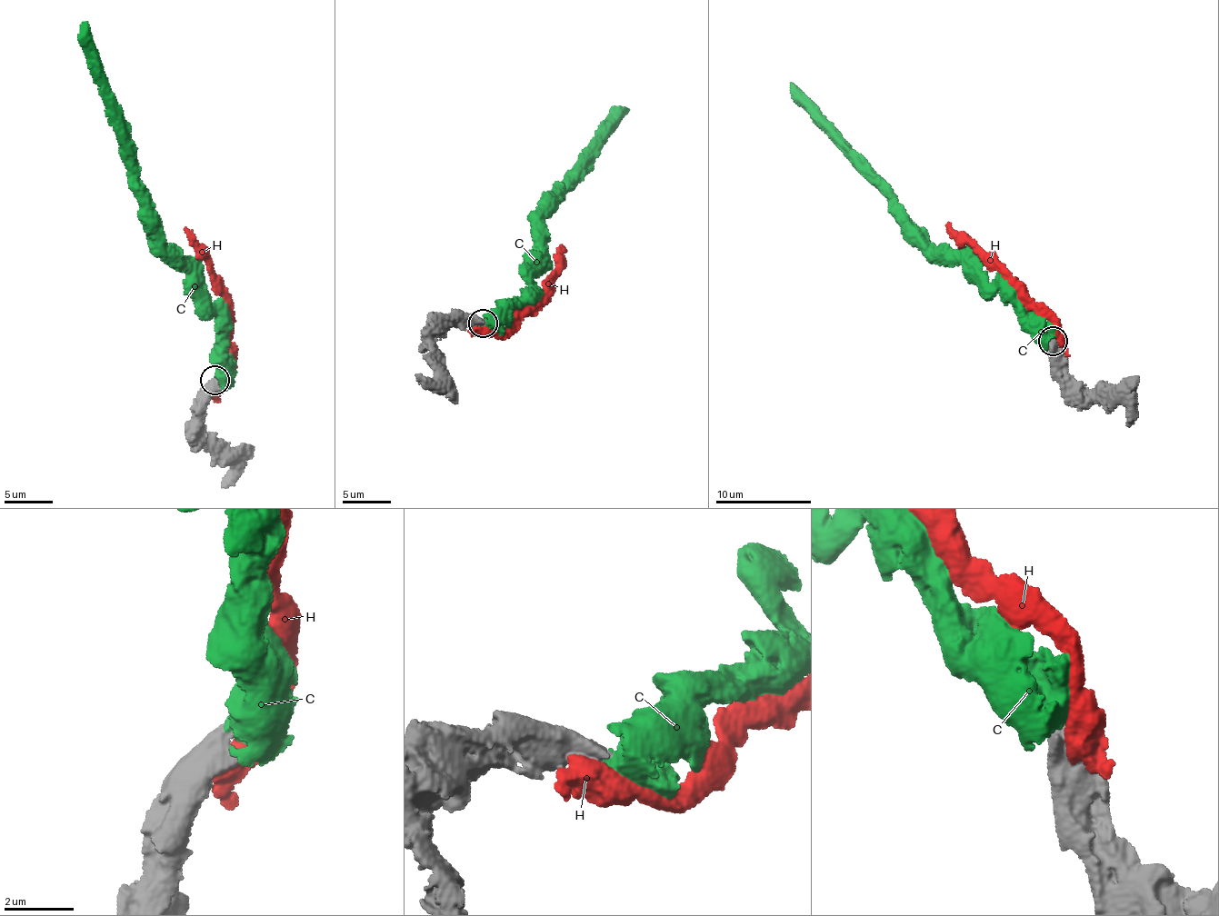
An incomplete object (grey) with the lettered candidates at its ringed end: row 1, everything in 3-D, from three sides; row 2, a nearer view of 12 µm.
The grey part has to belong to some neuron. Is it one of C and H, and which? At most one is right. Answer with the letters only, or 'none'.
C

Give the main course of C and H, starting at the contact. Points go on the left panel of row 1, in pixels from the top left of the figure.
C: (214, 381), (220, 356), (217, 314), (212, 312), (196, 277), (180, 266), (175, 255), (162, 244), (83, 23)
H: (214, 389), (227, 368), (228, 313), (204, 249), (184, 229)

